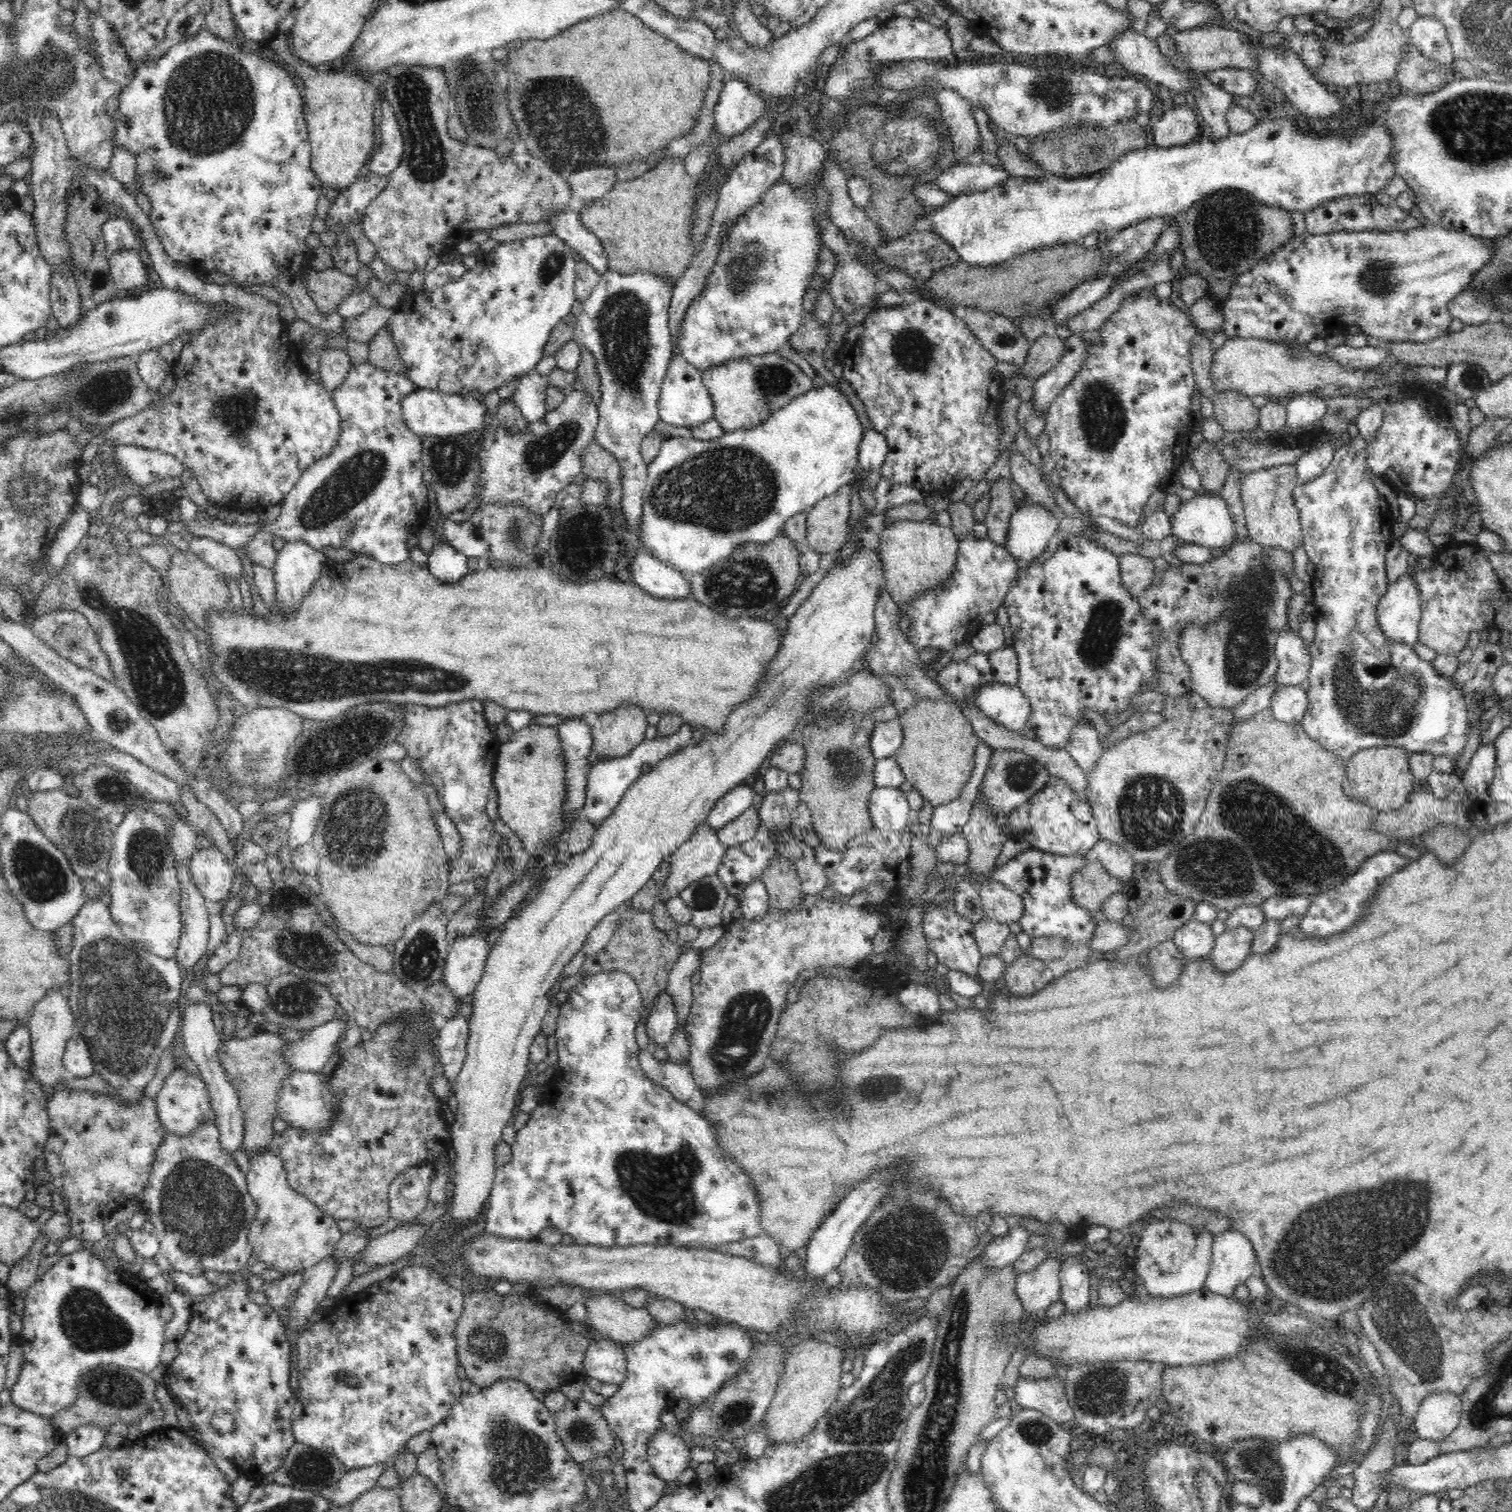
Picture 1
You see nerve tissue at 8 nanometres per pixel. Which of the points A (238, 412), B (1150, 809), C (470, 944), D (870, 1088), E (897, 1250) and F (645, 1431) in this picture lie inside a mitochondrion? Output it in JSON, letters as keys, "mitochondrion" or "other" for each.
{"A":"mitochondrion","B":"mitochondrion","C":"other","D":"mitochondrion","E":"mitochondrion","F":"other"}

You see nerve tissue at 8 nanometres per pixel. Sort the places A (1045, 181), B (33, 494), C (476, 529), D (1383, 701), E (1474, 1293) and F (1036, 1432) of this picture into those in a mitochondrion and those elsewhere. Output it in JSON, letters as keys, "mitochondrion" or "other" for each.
{"A":"other","B":"mitochondrion","C":"mitochondrion","D":"mitochondrion","E":"other","F":"mitochondrion"}

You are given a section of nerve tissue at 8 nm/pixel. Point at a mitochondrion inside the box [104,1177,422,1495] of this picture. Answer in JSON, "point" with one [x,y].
{"point":[308,1468]}

